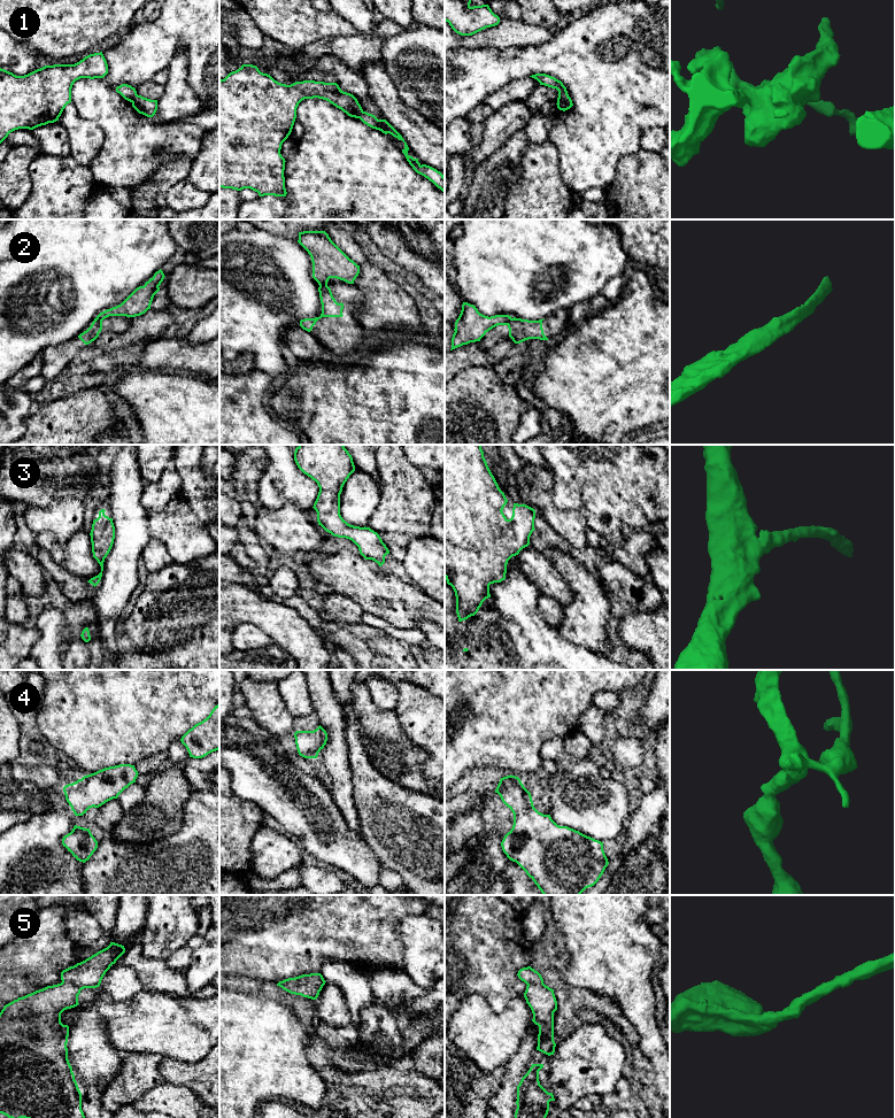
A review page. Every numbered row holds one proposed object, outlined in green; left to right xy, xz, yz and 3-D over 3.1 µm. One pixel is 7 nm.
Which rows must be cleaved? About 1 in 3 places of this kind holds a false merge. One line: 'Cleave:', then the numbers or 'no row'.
Cleave: 1, 2

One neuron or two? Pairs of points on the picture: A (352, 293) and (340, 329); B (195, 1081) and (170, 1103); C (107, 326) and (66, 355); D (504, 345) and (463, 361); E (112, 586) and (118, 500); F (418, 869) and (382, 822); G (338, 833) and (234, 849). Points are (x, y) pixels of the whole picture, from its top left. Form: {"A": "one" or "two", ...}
{"A": "one", "B": "two", "C": "one", "D": "one", "E": "one", "F": "one", "G": "two"}

